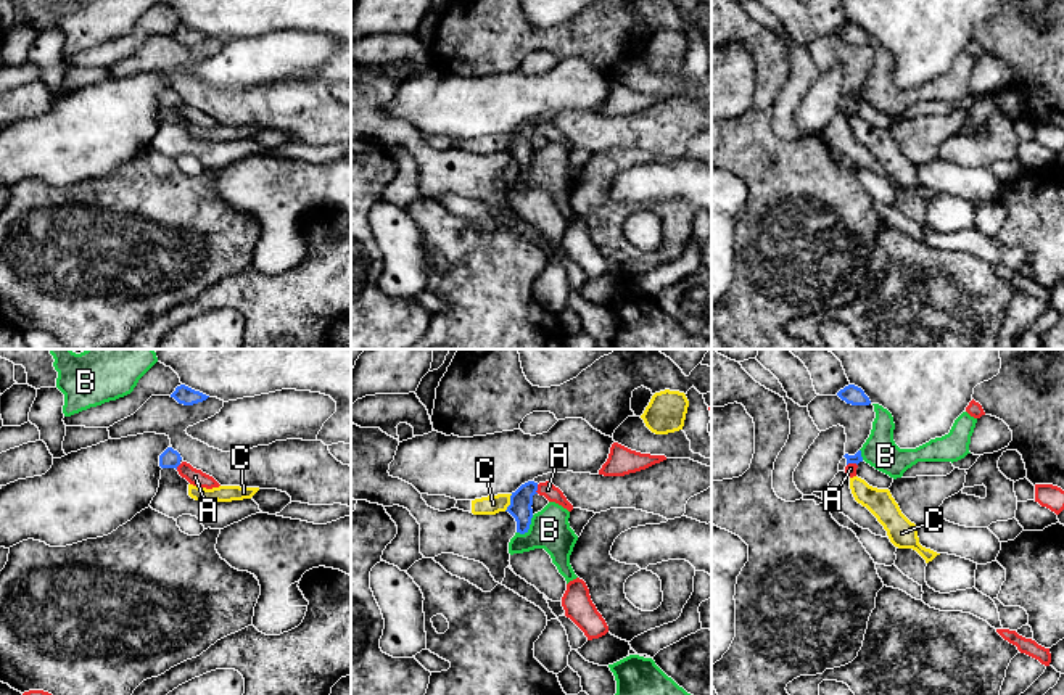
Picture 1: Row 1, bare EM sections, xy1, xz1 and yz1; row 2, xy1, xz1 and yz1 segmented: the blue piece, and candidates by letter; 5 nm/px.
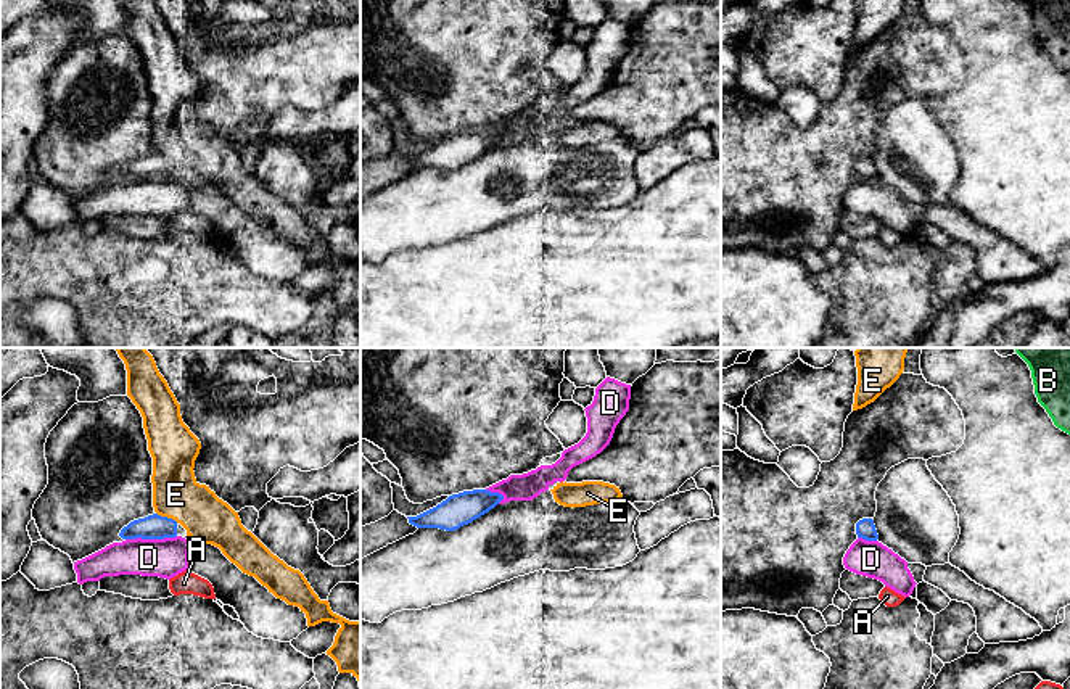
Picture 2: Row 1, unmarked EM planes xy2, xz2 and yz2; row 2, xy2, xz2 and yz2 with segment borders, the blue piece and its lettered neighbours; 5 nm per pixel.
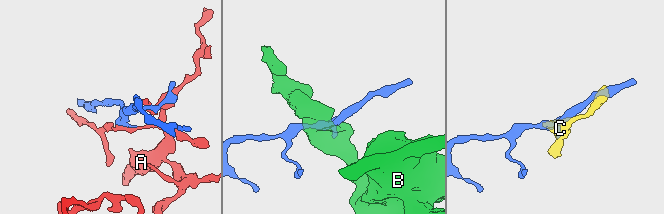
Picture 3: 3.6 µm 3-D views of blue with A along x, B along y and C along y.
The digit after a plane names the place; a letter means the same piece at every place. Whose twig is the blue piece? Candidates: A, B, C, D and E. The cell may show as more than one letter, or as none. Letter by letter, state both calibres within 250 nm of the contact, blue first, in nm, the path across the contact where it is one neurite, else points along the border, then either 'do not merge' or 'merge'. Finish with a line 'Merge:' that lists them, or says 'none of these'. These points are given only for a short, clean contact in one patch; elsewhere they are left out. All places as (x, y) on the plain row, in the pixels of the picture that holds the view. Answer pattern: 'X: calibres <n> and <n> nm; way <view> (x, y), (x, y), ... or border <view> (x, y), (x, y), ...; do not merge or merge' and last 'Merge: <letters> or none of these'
A: calibres 110 and 80 nm; border xz1 (538, 124), (536, 132); do not merge
B: calibres 110 and 200 nm; do not merge
C: calibres 110 and 100 nm; border xz1 (512, 134), (511, 143), (504, 150); do not merge
D: calibres 130 and 200 nm; border xy2 (176, 174), (126, 179); do not merge
E: calibres 130 and 240 nm; merge
Merge: E

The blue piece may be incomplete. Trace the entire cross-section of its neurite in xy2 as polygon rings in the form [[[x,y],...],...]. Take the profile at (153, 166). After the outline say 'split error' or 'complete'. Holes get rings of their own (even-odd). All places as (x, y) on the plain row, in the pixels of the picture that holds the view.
[[[124,0],[127,35],[143,56],[148,90],[153,97],[154,153],[124,166],[122,179],[164,179],[177,175],[177,164],[198,184],[212,184],[243,212],[254,216],[277,238],[299,246],[307,266],[340,262],[327,290],[340,312],[351,312],[360,327],[360,261],[349,261],[320,240],[299,209],[288,206],[248,171],[227,142],[195,118],[201,82],[183,63],[180,43],[154,0]]] | split error

